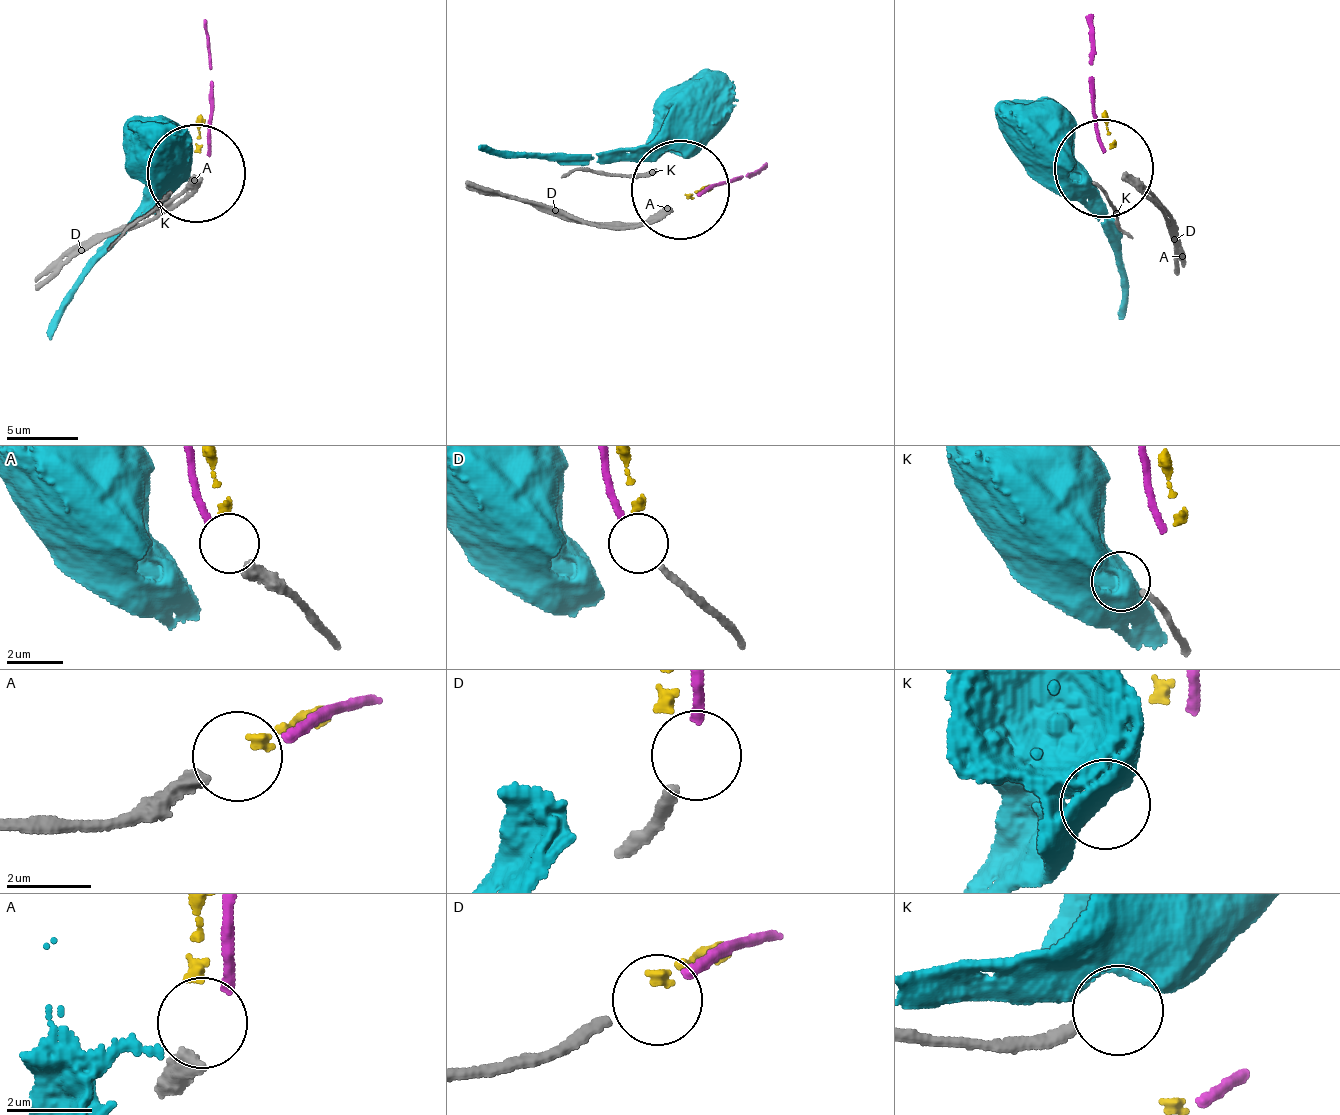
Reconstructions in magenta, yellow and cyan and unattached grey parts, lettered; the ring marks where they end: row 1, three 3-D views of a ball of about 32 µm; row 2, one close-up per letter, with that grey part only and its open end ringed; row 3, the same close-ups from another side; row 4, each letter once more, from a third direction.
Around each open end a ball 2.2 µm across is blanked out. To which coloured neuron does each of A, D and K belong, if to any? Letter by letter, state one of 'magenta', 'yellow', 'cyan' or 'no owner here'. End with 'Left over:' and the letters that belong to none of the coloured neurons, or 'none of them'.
A: yellow
D: magenta
K: no owner here
Left over: K

